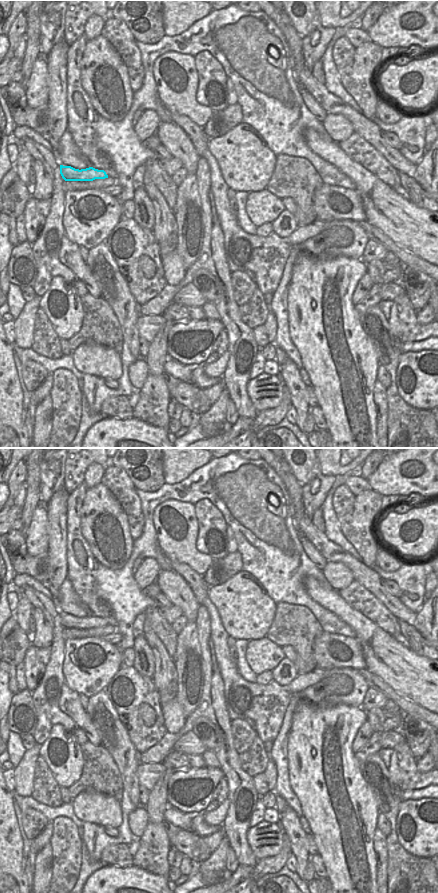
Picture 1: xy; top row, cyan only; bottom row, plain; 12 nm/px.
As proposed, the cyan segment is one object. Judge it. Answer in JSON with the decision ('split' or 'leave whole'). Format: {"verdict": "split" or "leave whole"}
{"verdict": "leave whole"}

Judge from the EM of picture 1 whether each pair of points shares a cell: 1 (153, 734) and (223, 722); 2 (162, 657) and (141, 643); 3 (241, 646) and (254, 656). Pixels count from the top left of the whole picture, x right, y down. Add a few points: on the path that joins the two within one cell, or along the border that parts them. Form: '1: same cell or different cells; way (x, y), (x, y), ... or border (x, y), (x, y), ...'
1: different cells; border (165, 732), (154, 745), (148, 748)
2: different cells; border (142, 635), (154, 654), (154, 674)
3: different cells; border (247, 641), (246, 662), (253, 671)

